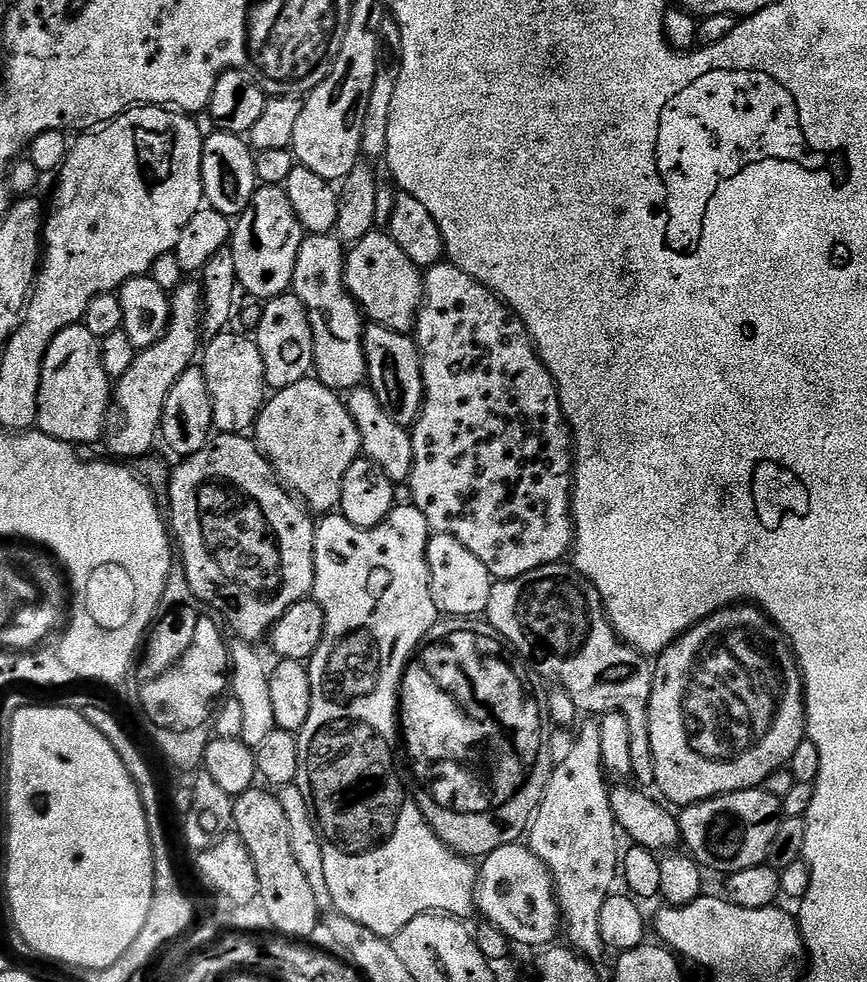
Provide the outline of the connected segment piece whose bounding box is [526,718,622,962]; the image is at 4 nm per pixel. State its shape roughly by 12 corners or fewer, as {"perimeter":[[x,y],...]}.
{"perimeter":[[579,721],[526,840],[596,962],[622,868],[600,721]]}

